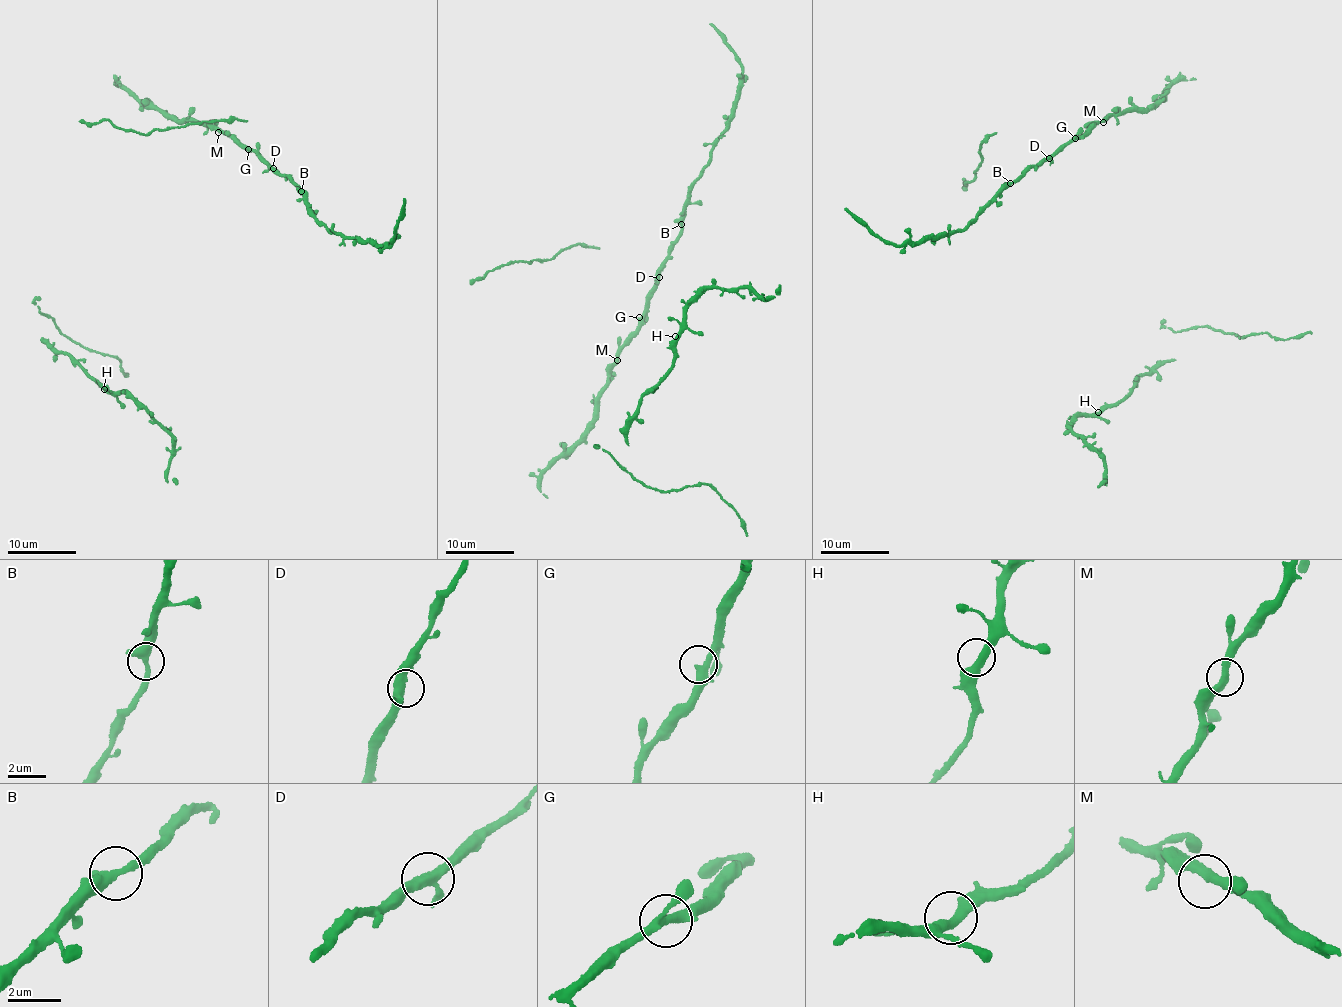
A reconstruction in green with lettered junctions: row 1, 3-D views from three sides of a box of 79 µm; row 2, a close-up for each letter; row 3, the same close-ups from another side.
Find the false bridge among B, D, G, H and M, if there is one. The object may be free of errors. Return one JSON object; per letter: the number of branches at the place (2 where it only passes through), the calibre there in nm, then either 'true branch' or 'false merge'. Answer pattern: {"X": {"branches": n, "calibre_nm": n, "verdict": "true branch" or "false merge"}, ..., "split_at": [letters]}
{"B": {"branches": 2, "calibre_nm": 400, "verdict": "true branch"}, "D": {"branches": 3, "calibre_nm": 360, "verdict": "true branch"}, "G": {"branches": 2, "calibre_nm": 340, "verdict": "true branch"}, "H": {"branches": 2, "calibre_nm": 380, "verdict": "true branch"}, "M": {"branches": 2, "calibre_nm": 360, "verdict": "true branch"}, "split_at": []}

